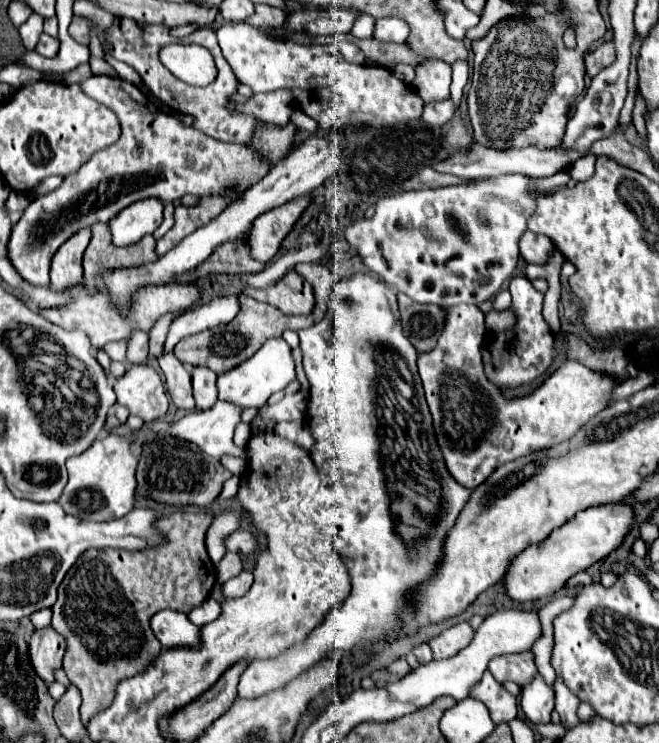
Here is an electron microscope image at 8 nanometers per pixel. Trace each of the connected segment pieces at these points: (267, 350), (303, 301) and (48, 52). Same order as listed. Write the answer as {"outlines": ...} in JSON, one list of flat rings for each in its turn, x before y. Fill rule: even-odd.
{"outlines":[[[272,337,248,361,218,377,216,383,218,399,234,401,240,407,262,407,272,393,282,391,294,379,296,379,296,371,294,371,292,349,282,337]],[[294,269,288,271,278,283,266,287,266,289,254,289,254,287,246,287,246,293,248,297,254,297,258,301,268,301,268,303,274,303,280,311,288,313,288,315,306,315,314,309,314,291,312,291,312,285,302,277,298,275]],[[42,33,40,41,38,41,38,45,36,45,36,51,38,51,42,57,54,57,54,55,58,53,58,45,60,45,58,39]]]}

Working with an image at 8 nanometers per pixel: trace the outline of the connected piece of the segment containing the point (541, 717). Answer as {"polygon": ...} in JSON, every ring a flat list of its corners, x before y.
{"polygon":[[536,675,532,683,522,687,520,707,530,723,550,723,550,713,554,709,554,689,548,687,540,675]]}

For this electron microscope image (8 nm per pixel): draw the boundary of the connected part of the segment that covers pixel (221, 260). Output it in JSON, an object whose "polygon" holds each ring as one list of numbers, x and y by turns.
{"polygon":[[244,241,222,243,214,249,210,259,202,261,196,269,178,275,178,283,194,283,200,277,212,273,258,273,264,269,264,263,254,261,250,255,250,245]]}

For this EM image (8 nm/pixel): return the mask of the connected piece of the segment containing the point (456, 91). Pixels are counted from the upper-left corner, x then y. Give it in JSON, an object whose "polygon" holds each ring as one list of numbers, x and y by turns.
{"polygon":[[458,61,458,63,452,65,452,71,454,71,454,75,452,75,450,93,452,93,452,99,454,99,456,107,458,107,458,103,462,99,462,89,464,89,464,85,468,81,468,63,466,61]]}

